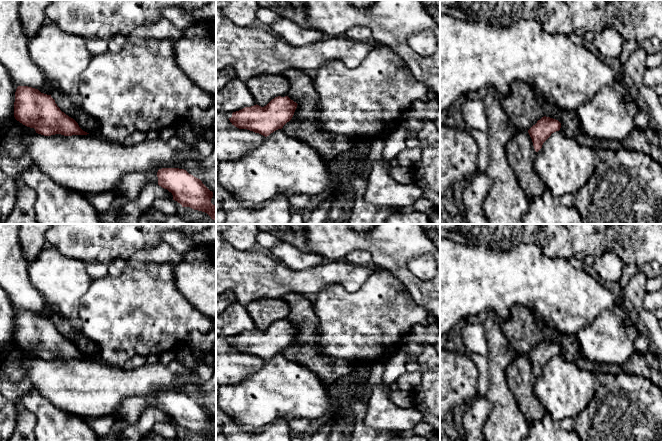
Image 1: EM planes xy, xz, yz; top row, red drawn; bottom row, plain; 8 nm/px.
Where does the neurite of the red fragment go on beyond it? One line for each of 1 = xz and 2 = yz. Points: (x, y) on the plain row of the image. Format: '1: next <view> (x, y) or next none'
1: next none
2: next none

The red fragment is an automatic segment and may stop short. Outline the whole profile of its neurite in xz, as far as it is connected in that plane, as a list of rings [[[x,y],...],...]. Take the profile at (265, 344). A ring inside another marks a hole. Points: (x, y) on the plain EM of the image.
[[[278,320],[264,331],[256,328],[233,336],[229,344],[239,353],[247,353],[267,361],[282,353],[292,343],[297,329],[288,320]]]

